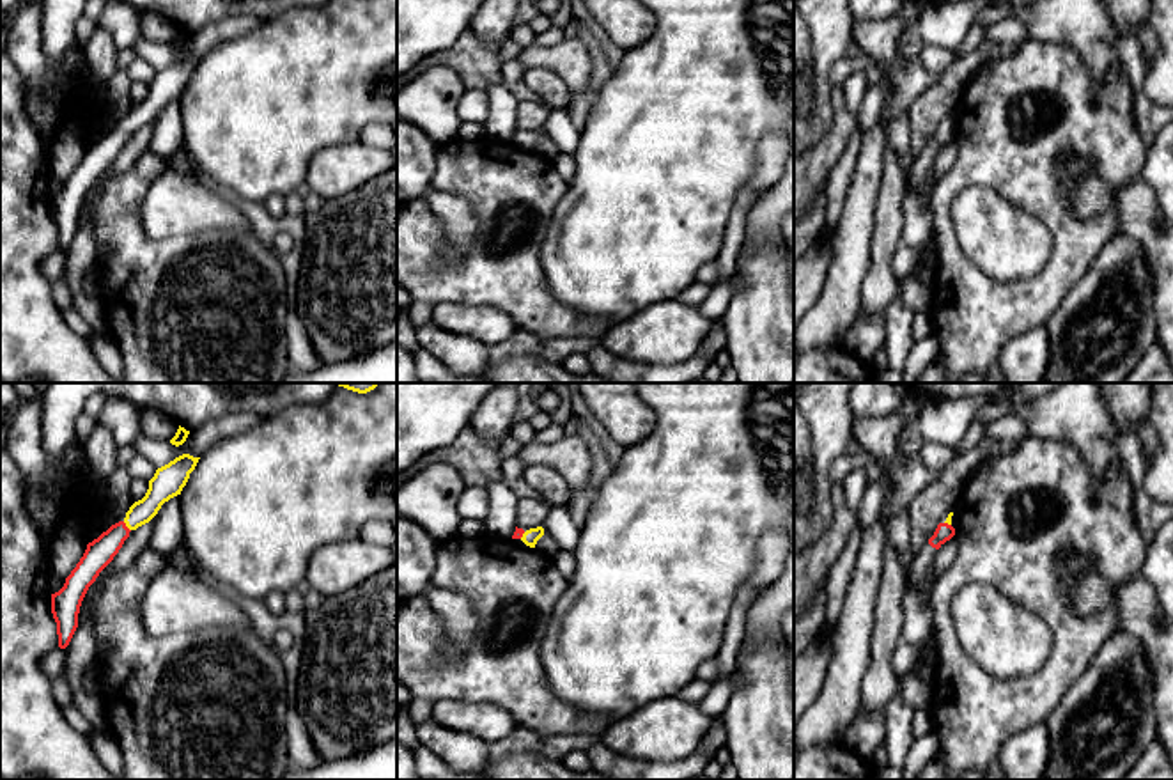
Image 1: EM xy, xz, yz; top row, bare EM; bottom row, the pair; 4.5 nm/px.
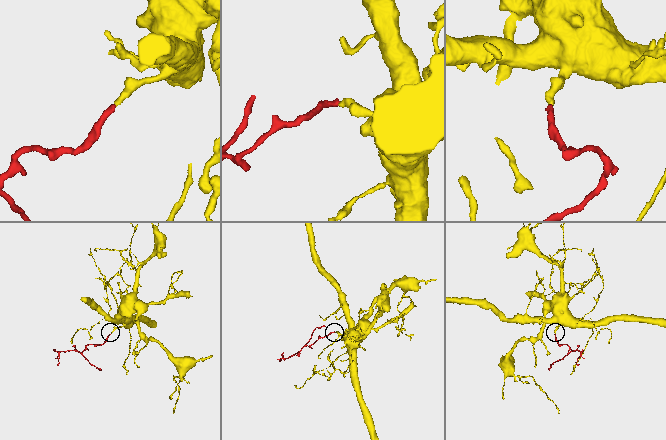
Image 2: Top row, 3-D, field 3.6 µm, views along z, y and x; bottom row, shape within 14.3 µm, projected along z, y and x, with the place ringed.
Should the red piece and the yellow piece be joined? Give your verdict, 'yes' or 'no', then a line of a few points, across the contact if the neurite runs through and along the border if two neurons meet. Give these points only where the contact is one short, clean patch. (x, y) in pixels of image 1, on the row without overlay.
yes; line xy (100, 155), (126, 130), (163, 89)

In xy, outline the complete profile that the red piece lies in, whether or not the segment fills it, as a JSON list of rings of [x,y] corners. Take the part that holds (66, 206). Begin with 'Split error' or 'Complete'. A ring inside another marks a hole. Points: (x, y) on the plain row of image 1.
Split error. [[[183,57],[158,71],[149,83],[145,99],[129,110],[126,121],[87,147],[83,160],[66,181],[64,190],[51,197],[51,216],[57,225],[60,252],[69,248],[78,230],[80,209],[89,190],[119,156],[129,135],[149,126],[165,105],[181,98],[198,62],[200,60]]]

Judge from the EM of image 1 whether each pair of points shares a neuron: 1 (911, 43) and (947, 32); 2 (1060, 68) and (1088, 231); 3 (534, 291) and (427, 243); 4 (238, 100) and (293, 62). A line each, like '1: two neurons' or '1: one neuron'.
1: one neuron
2: one neuron
3: one neuron
4: one neuron

